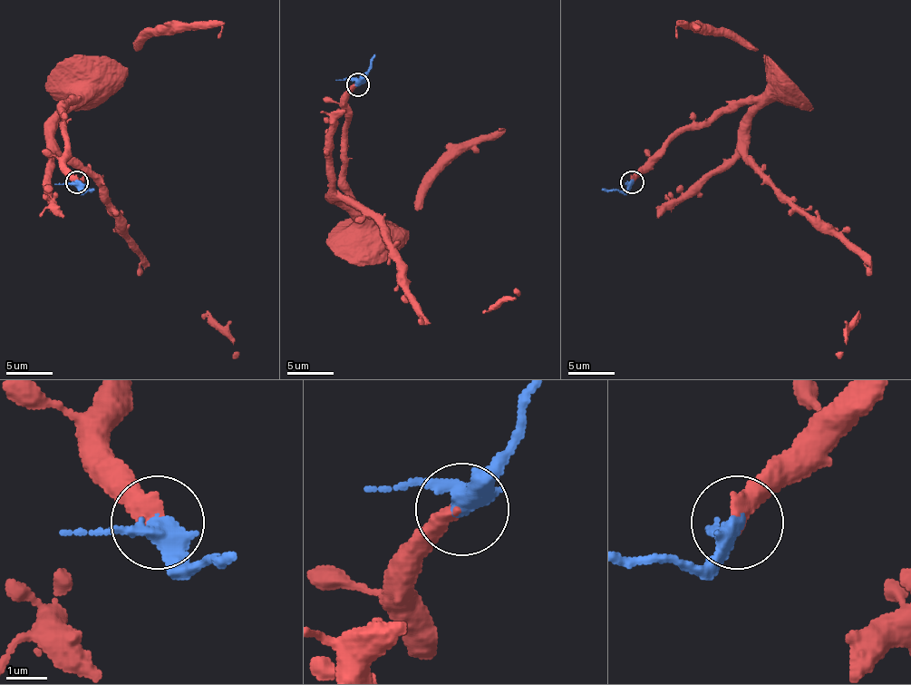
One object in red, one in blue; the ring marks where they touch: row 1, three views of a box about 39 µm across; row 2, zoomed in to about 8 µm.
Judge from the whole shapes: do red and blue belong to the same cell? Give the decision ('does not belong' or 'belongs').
does not belong

